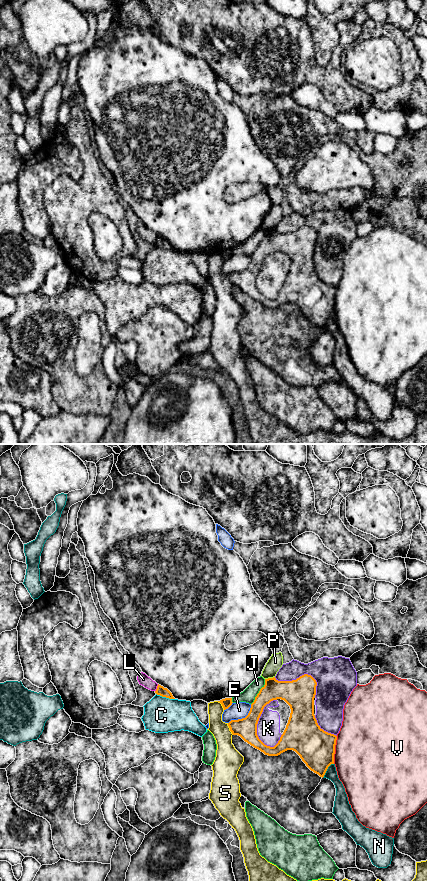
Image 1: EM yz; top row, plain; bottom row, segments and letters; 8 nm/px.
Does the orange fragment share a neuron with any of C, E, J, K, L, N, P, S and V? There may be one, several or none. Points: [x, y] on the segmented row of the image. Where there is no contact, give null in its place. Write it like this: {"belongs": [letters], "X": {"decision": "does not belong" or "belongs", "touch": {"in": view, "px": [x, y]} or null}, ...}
{"belongs": [], "C": {"decision": "does not belong", "touch": {"in": "yz", "px": [165, 696]}}, "E": {"decision": "does not belong", "touch": {"in": "yz", "px": [242, 718]}}, "J": {"decision": "does not belong", "touch": {"in": "yz", "px": [259, 692]}}, "K": {"decision": "does not belong", "touch": {"in": "yz", "px": [257, 722]}}, "L": {"decision": "does not belong", "touch": {"in": "yz", "px": [157, 688]}}, "N": {"decision": "does not belong", "touch": {"in": "yz", "px": [326, 770]}}, "P": {"decision": "does not belong", "touch": {"in": "yz", "px": [269, 678]}}, "S": {"decision": "does not belong", "touch": {"in": "yz", "px": [230, 729]}}, "V": {"decision": "does not belong", "touch": {"in": "yz", "px": [334, 750]}}}

